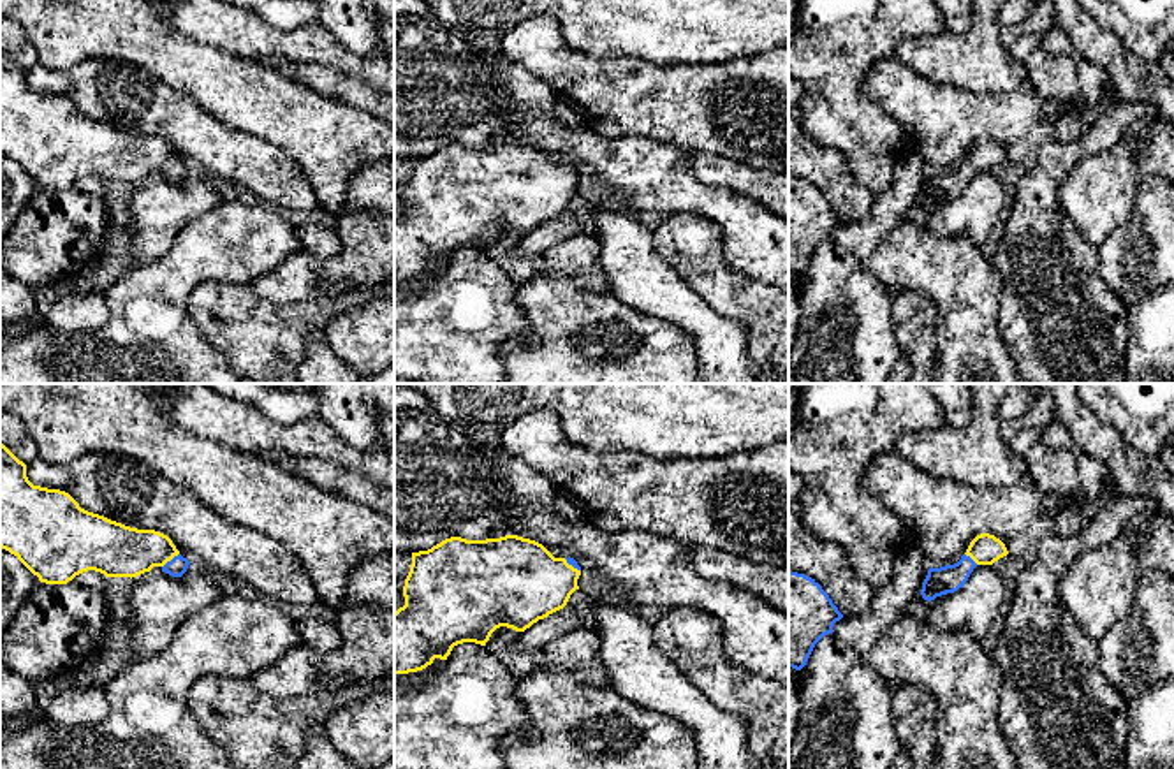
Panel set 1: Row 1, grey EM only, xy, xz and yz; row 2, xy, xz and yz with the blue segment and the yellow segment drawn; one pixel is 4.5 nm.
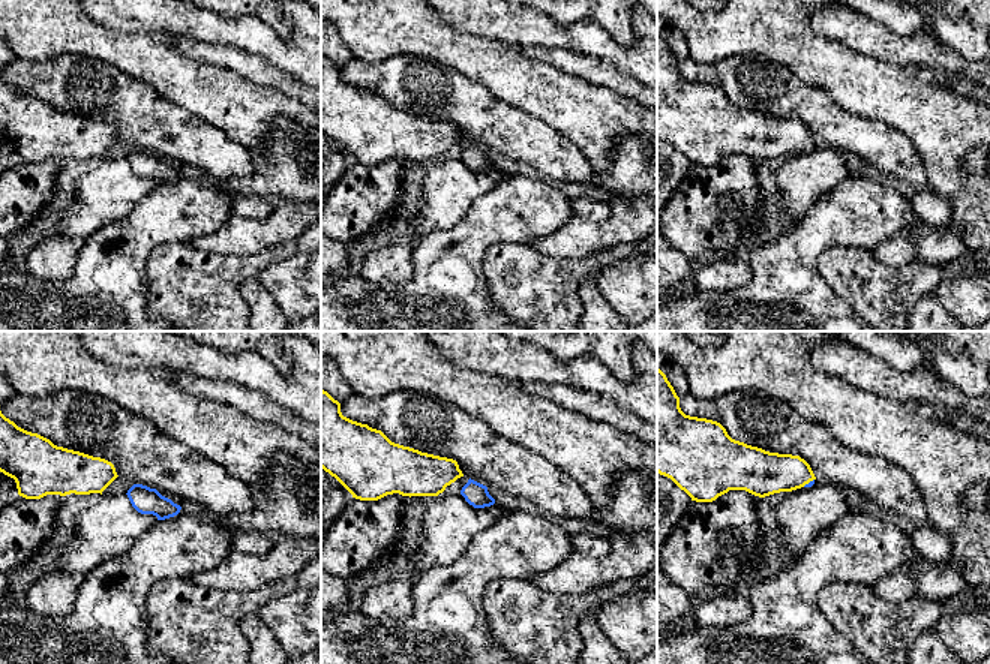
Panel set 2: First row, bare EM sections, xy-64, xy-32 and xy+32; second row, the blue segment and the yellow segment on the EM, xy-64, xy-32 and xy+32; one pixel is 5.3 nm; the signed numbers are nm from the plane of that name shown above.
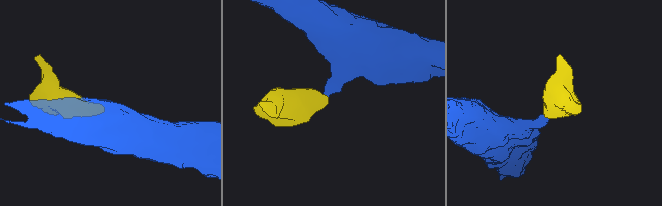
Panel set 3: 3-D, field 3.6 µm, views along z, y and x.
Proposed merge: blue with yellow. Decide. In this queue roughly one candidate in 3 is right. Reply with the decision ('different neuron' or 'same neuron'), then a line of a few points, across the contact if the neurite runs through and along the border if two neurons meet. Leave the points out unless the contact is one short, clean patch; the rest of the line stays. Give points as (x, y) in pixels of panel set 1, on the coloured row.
same neuron; line xy (176, 567), (171, 560), (161, 551), (118, 551)

